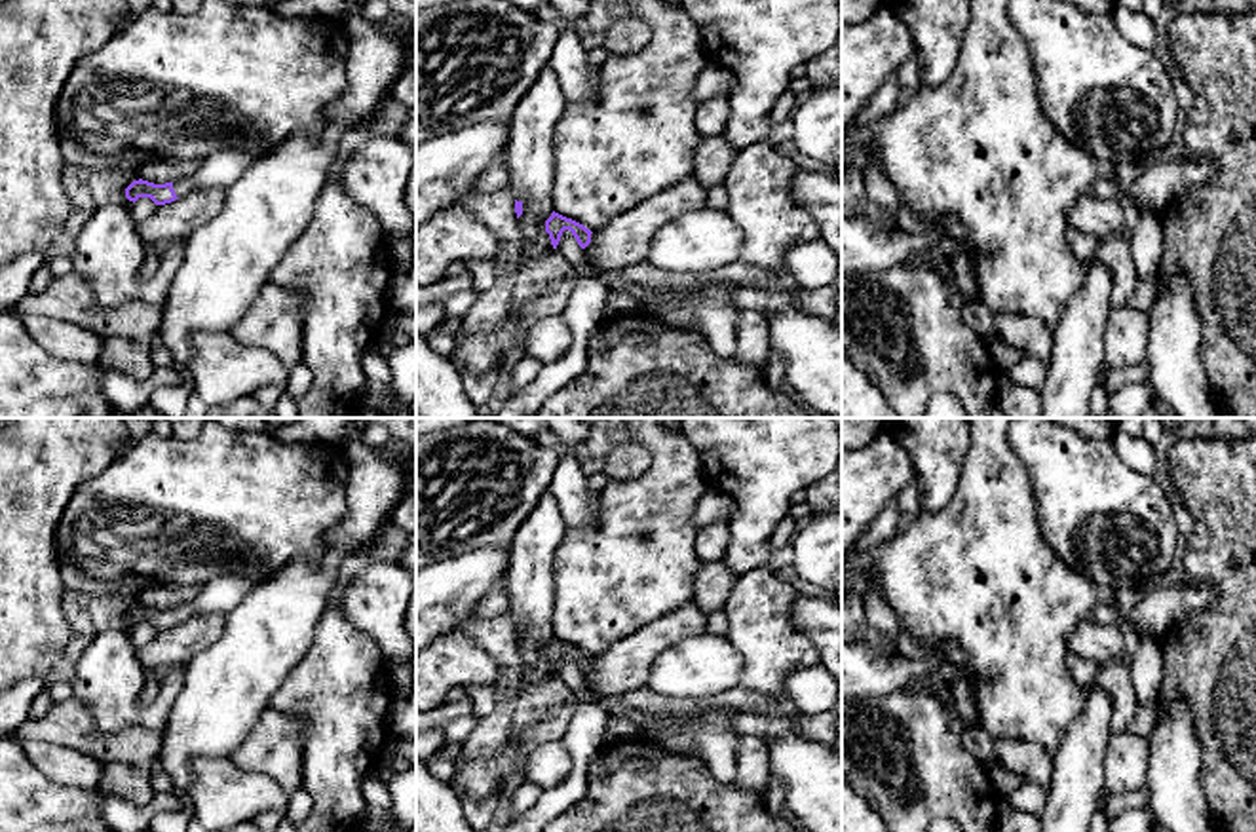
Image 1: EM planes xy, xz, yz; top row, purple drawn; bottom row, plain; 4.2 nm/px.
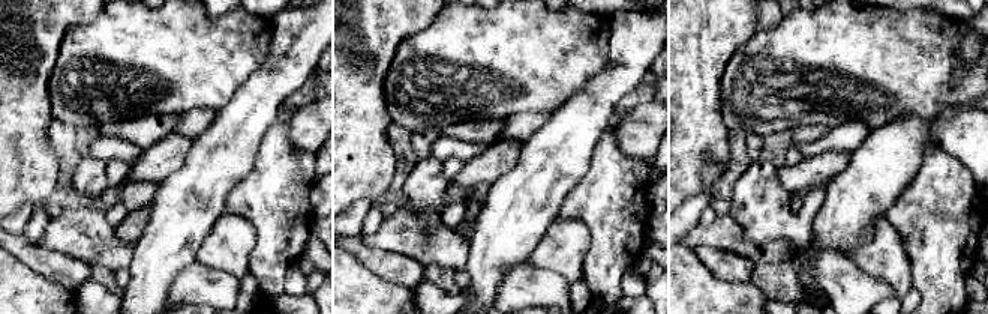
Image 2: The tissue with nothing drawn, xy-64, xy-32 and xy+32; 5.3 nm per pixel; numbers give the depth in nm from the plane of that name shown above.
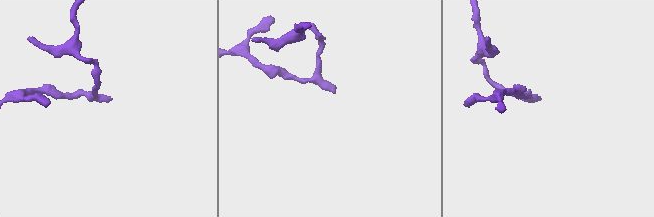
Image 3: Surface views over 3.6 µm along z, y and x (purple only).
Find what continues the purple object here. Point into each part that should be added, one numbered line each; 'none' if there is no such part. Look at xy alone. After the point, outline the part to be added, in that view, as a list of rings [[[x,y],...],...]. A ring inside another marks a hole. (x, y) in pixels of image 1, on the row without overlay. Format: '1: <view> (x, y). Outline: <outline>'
1: xy (221, 595). Outline: [[[224,572],[213,577],[188,602],[173,608],[177,623],[201,614],[228,615],[258,583],[257,577],[241,572]]]

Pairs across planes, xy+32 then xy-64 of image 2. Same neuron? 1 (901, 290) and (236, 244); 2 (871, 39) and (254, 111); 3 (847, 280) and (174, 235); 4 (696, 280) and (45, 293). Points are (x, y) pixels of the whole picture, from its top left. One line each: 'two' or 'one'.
1: one
2: two
3: two
4: one

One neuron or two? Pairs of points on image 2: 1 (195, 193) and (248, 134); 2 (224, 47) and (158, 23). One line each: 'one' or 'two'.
1: one
2: one

